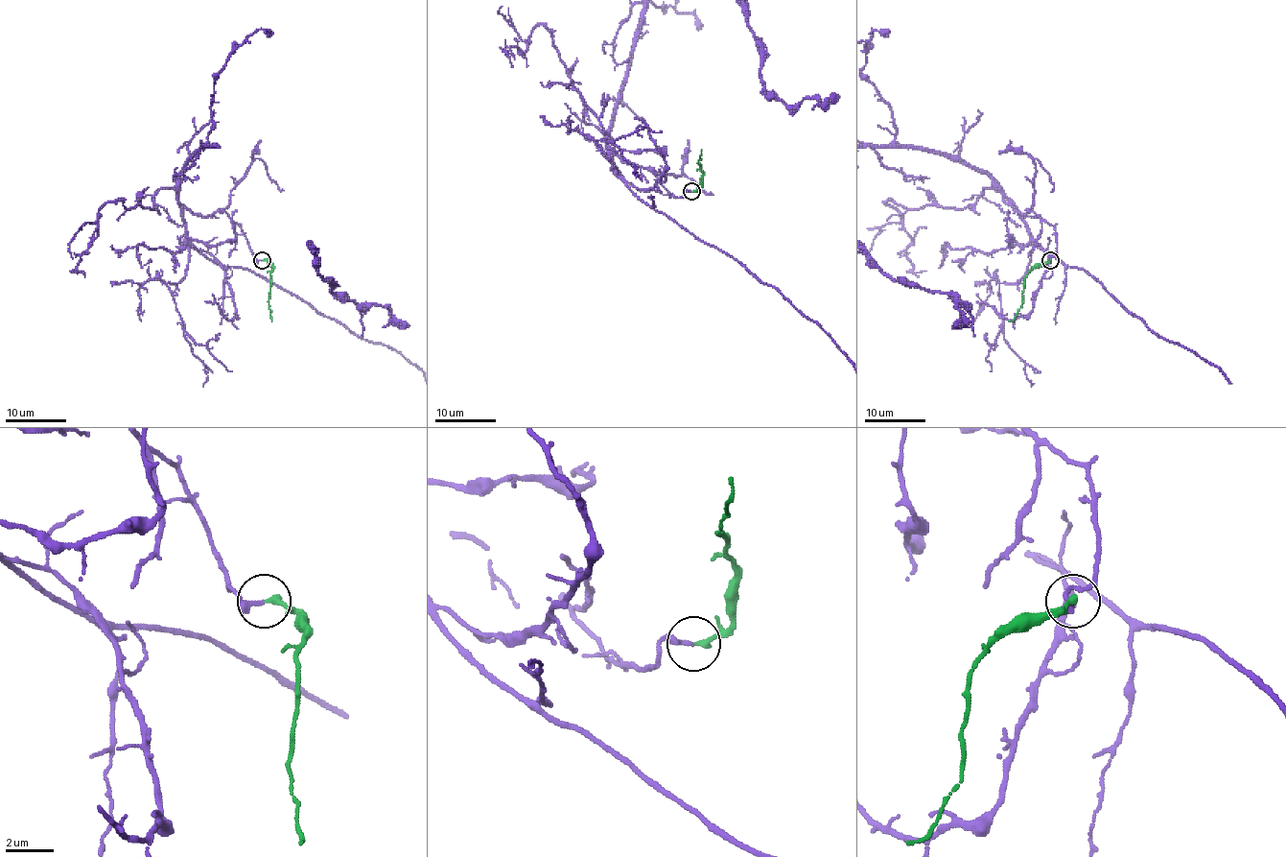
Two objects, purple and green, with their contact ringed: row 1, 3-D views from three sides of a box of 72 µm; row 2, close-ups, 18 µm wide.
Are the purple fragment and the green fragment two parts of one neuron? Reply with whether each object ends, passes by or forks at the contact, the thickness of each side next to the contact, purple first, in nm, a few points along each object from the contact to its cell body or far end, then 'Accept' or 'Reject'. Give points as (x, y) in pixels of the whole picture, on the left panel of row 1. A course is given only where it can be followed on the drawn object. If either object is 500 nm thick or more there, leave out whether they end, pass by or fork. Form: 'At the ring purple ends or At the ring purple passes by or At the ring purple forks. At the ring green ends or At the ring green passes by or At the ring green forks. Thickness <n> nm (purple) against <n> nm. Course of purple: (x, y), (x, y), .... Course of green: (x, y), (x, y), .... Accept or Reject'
At the ring purple ends. At the ring green ends. Thickness 240 nm (purple) against 240 nm. Course of purple: (263, 260), (224, 211), (183, 207), (185, 237), (211, 260), (396, 350). Course of green: (263, 260), (268, 262), (273, 270), (268, 306), (271, 321). Accept

